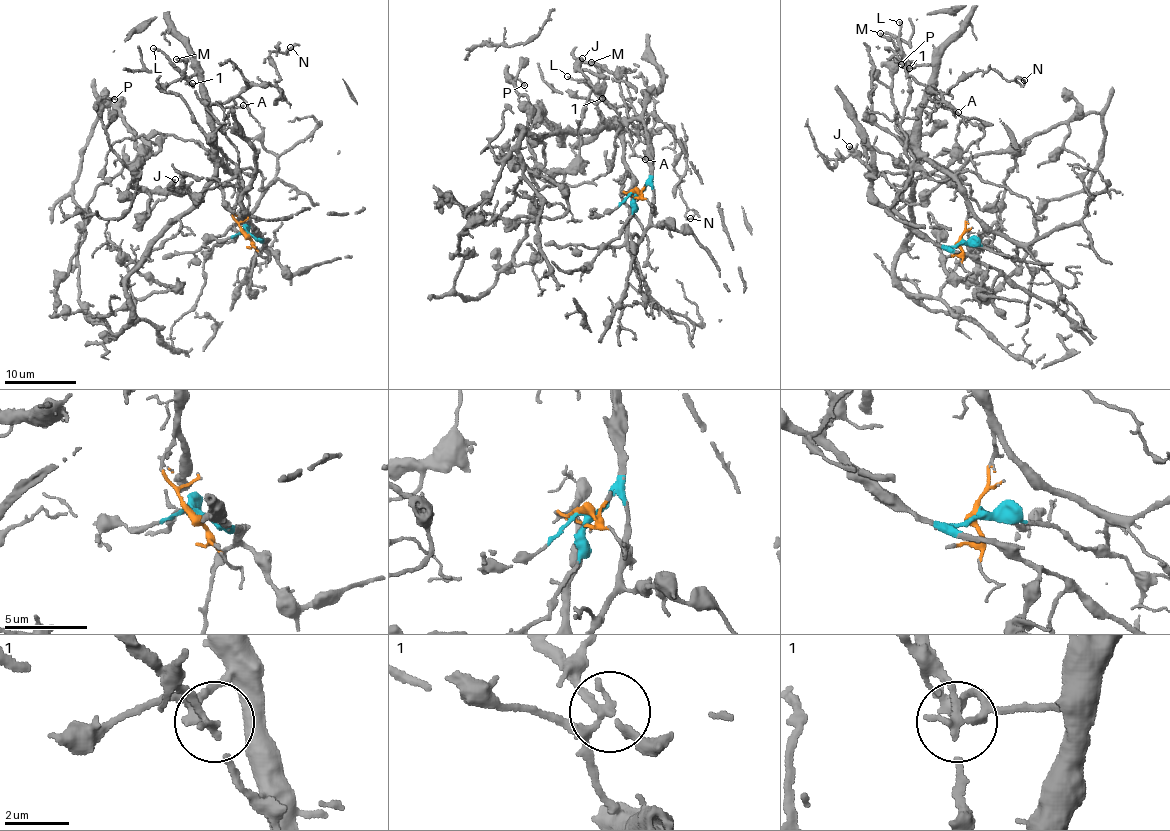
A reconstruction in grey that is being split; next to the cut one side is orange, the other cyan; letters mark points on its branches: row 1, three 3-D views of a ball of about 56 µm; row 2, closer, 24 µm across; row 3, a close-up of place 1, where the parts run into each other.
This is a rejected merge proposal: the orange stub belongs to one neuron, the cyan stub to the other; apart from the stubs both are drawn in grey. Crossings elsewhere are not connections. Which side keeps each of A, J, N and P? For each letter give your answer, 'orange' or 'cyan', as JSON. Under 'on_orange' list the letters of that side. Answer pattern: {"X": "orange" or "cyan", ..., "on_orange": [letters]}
{"A": "orange", "J": "cyan", "N": "orange", "P": "orange", "on_orange": ["A", "N", "P"]}

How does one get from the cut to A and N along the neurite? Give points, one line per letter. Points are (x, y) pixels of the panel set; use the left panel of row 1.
A: (245, 233), (233, 213), (237, 178), (216, 155), (211, 106), (232, 99), (231, 106), (243, 104)
N: (245, 233), (233, 213), (237, 178), (216, 155), (211, 108), (274, 86), (269, 55), (290, 47)

